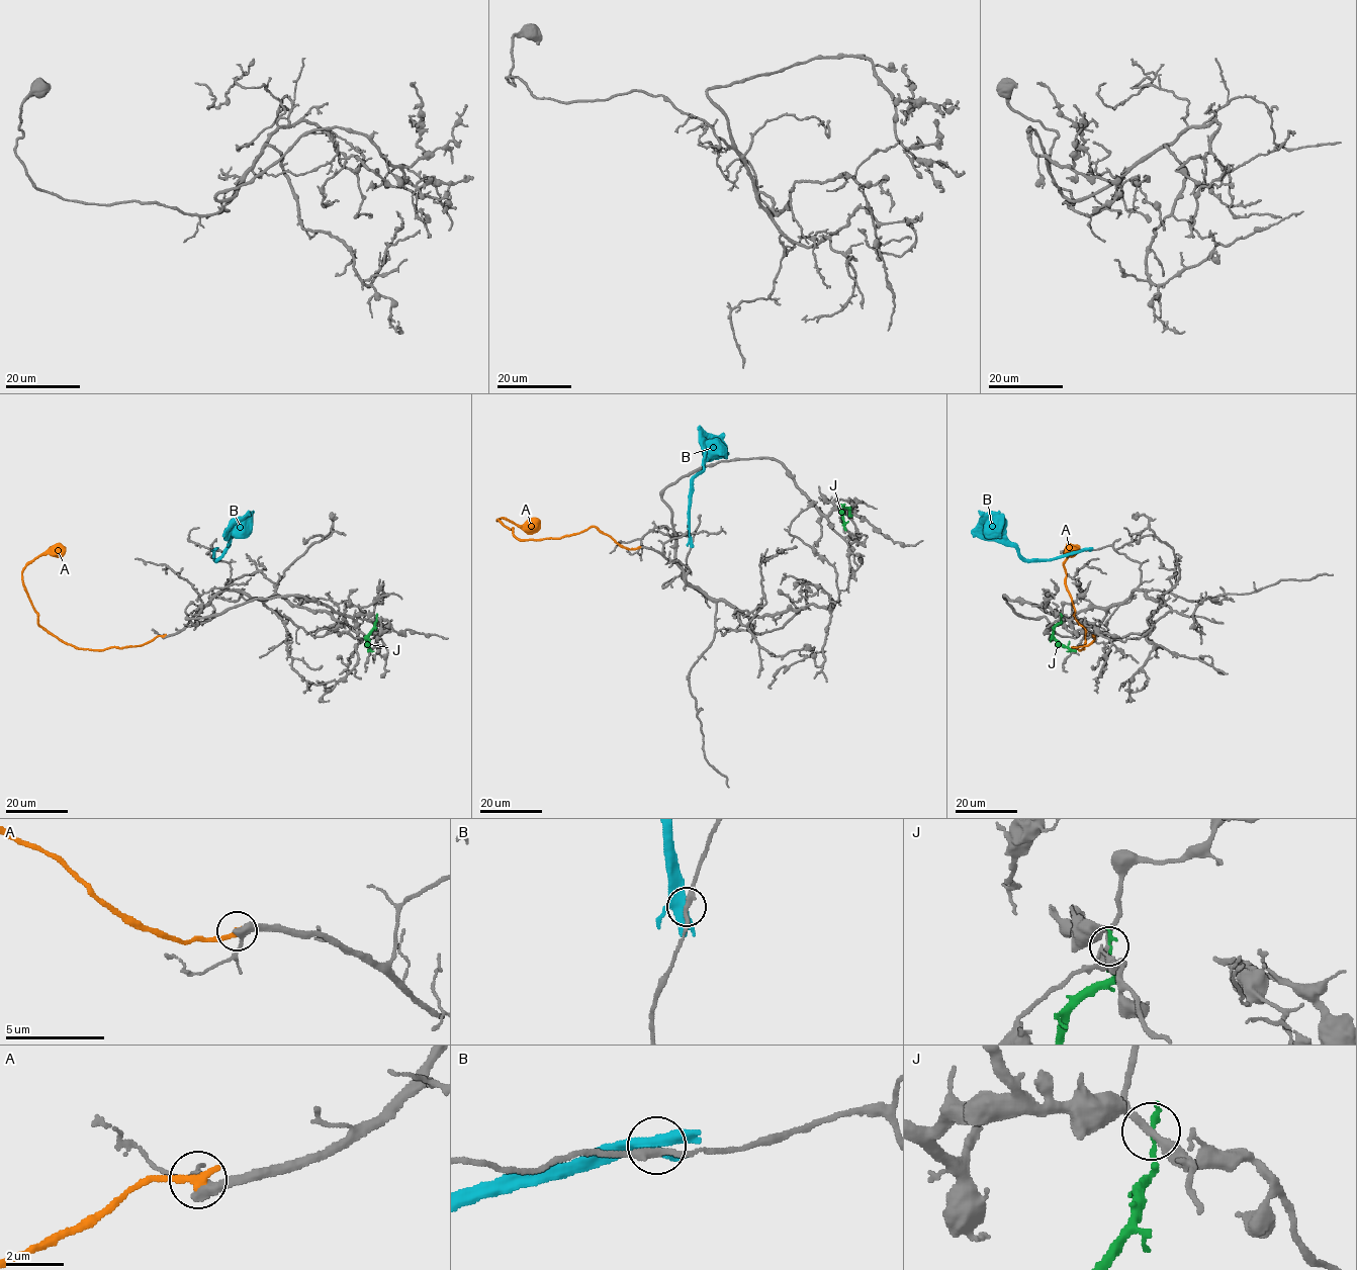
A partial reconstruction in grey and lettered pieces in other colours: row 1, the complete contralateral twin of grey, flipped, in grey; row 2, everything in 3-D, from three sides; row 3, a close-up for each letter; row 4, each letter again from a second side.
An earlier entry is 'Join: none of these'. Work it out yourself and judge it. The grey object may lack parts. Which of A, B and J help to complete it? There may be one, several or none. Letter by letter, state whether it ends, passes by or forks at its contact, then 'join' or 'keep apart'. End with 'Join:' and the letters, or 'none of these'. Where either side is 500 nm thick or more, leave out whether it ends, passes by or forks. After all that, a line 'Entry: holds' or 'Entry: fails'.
A: it ends | keep apart
B: it forks | keep apart
J: it ends | keep apart
Join: none of these
Entry: holds

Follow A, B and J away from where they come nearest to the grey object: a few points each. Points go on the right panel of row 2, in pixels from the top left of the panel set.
A: (1093, 636), (1089, 644), (1072, 647), (1084, 648), (1085, 630), (1074, 617), (1065, 583), (1064, 563), (1071, 548)
B: (1088, 549), (1054, 558), (1026, 559), (978, 511)
J: (1061, 617), (1053, 635), (1076, 651)

